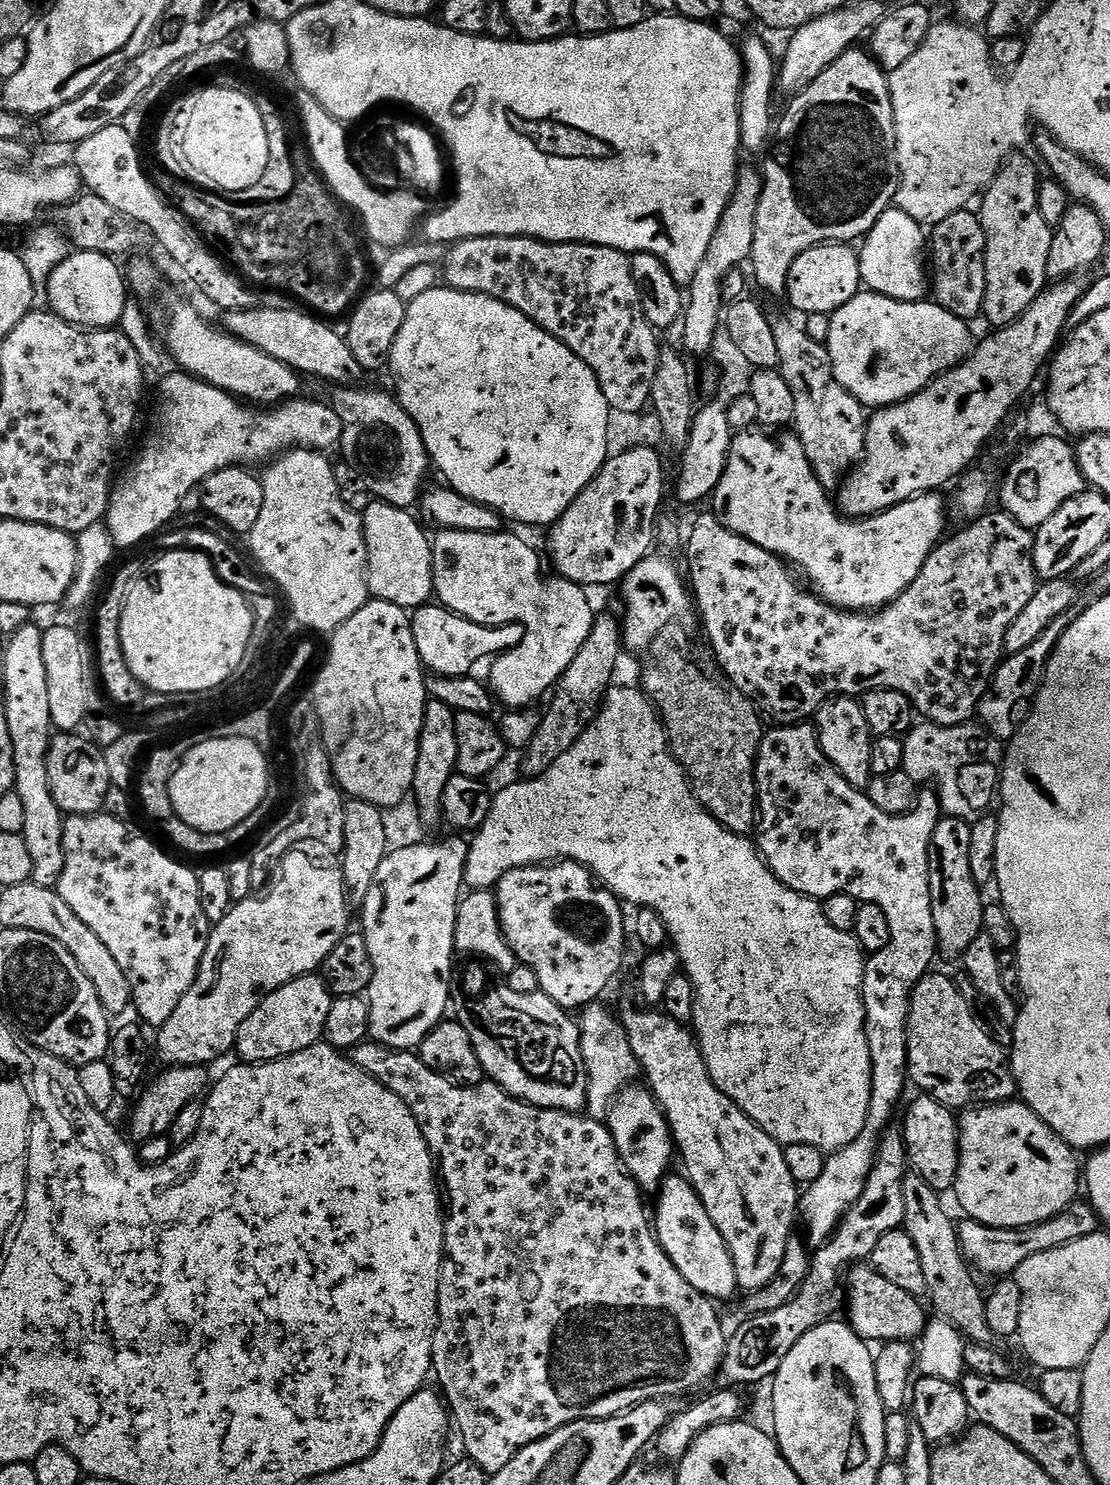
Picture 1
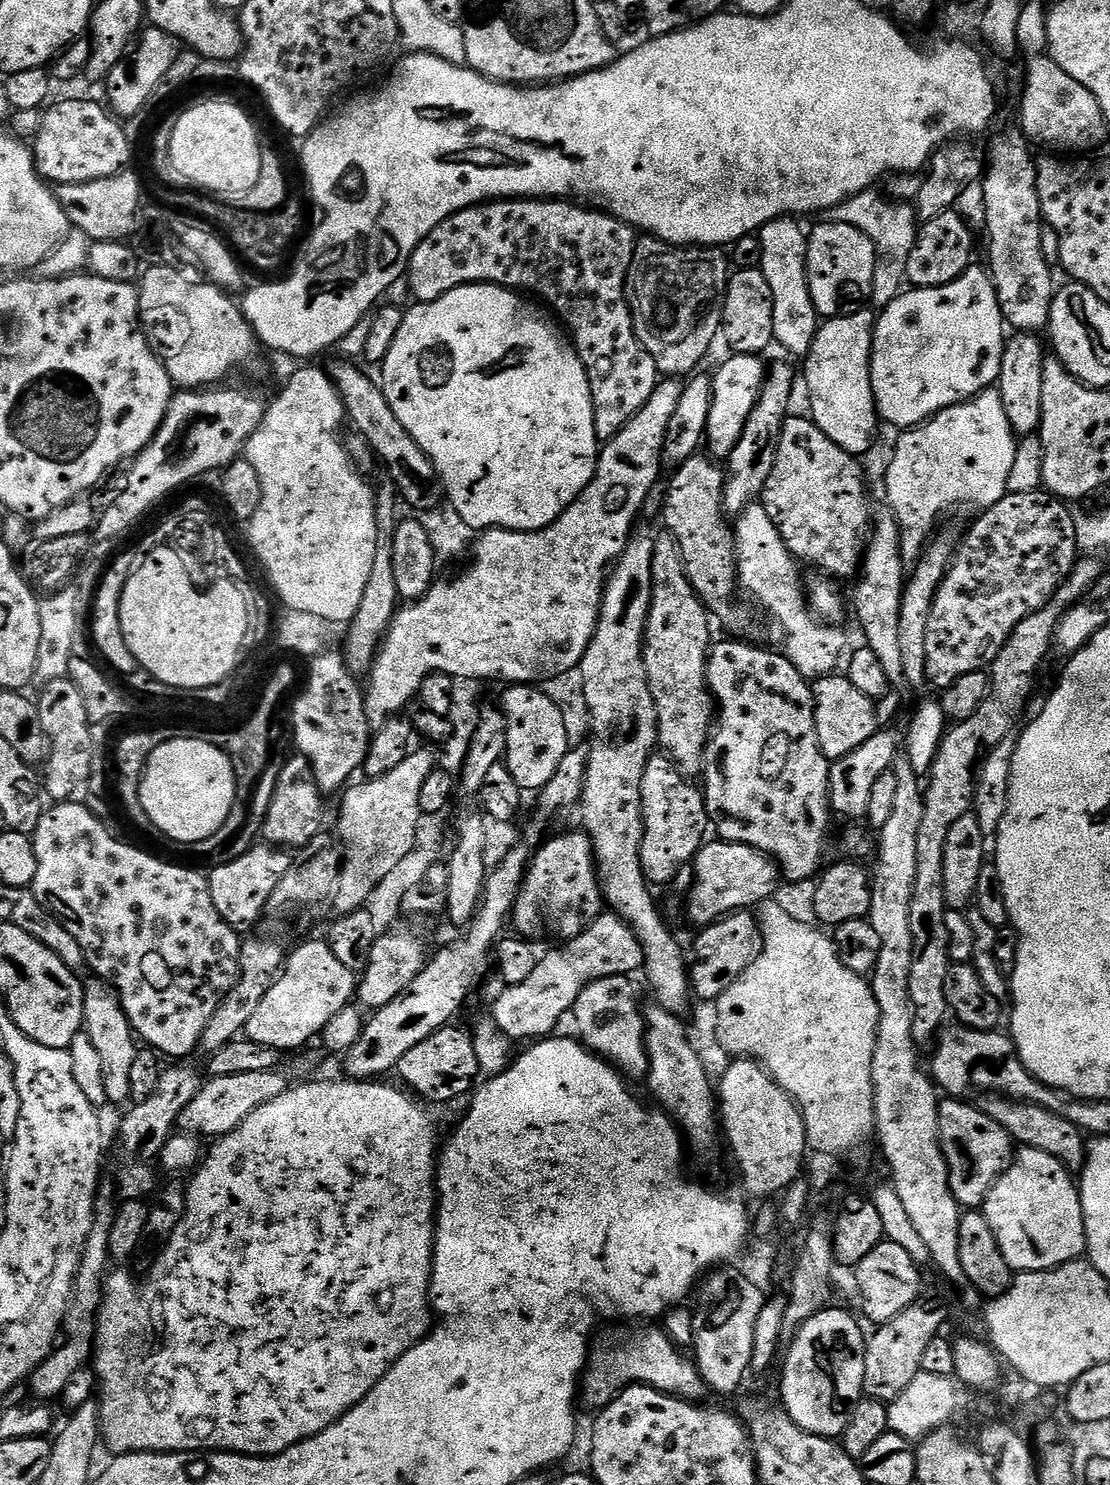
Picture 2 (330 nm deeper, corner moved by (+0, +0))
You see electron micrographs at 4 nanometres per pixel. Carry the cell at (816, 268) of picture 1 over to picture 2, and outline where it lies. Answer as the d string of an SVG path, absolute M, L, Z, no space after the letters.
M833 222L811 229L808 237L808 285L810 298L821 317L849 315L865 307L876 273L876 247L862 231Z

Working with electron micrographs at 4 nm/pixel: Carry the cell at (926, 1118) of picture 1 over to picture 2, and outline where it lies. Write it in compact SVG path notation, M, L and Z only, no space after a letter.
M944 1098L939 1101L938 1126L940 1145L946 1158L946 1170L950 1178L950 1190L961 1209L976 1210L983 1205L984 1197L996 1185L996 1179L1012 1162L1014 1141L994 1118L990 1118L975 1103L963 1104L960 1098Z

